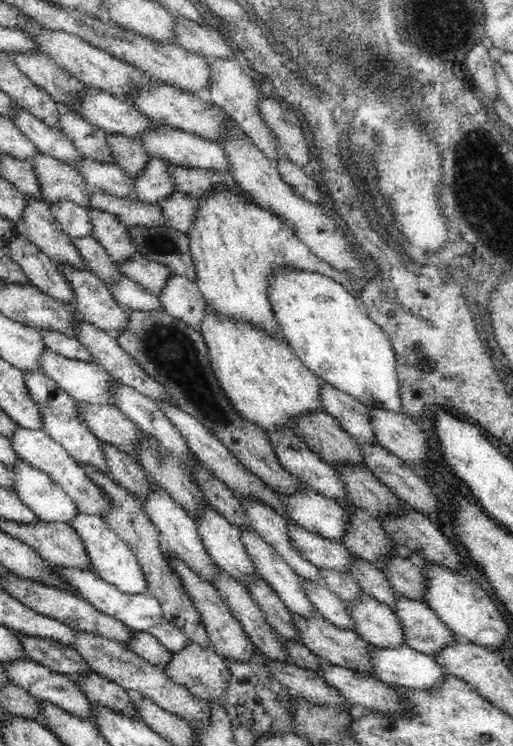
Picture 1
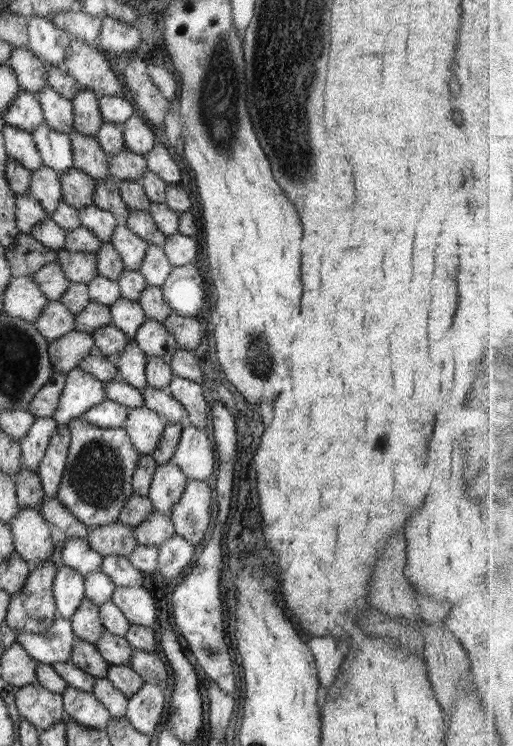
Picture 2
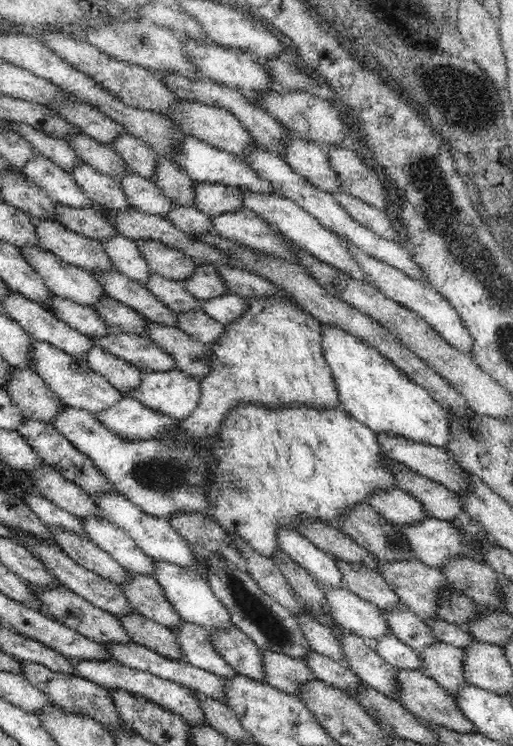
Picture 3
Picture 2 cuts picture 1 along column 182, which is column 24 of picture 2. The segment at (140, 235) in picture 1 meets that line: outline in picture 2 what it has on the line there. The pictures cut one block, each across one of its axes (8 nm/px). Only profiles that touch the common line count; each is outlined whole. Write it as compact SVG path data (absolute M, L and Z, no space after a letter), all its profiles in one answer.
M21 232L15 242L5 251L10 274L14 277L32 276L42 266L54 262L59 257L57 251L50 250L38 242L31 234Z

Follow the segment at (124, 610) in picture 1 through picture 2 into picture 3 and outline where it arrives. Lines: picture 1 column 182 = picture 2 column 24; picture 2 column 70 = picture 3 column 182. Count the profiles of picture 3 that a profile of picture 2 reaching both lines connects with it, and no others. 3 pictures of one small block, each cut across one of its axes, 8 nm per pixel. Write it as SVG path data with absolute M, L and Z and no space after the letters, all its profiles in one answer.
M182 620L176 628L170 628L170 630L176 635L182 647L182 662L190 663L196 668L222 678L234 678L238 673L216 651L207 628Z

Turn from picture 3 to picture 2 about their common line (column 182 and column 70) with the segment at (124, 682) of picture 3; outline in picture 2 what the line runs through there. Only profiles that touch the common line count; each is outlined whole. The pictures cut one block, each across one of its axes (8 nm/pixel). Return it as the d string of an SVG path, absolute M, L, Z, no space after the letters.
M68 686L62 694L65 714L86 728L105 730L111 716L108 709L92 694Z

